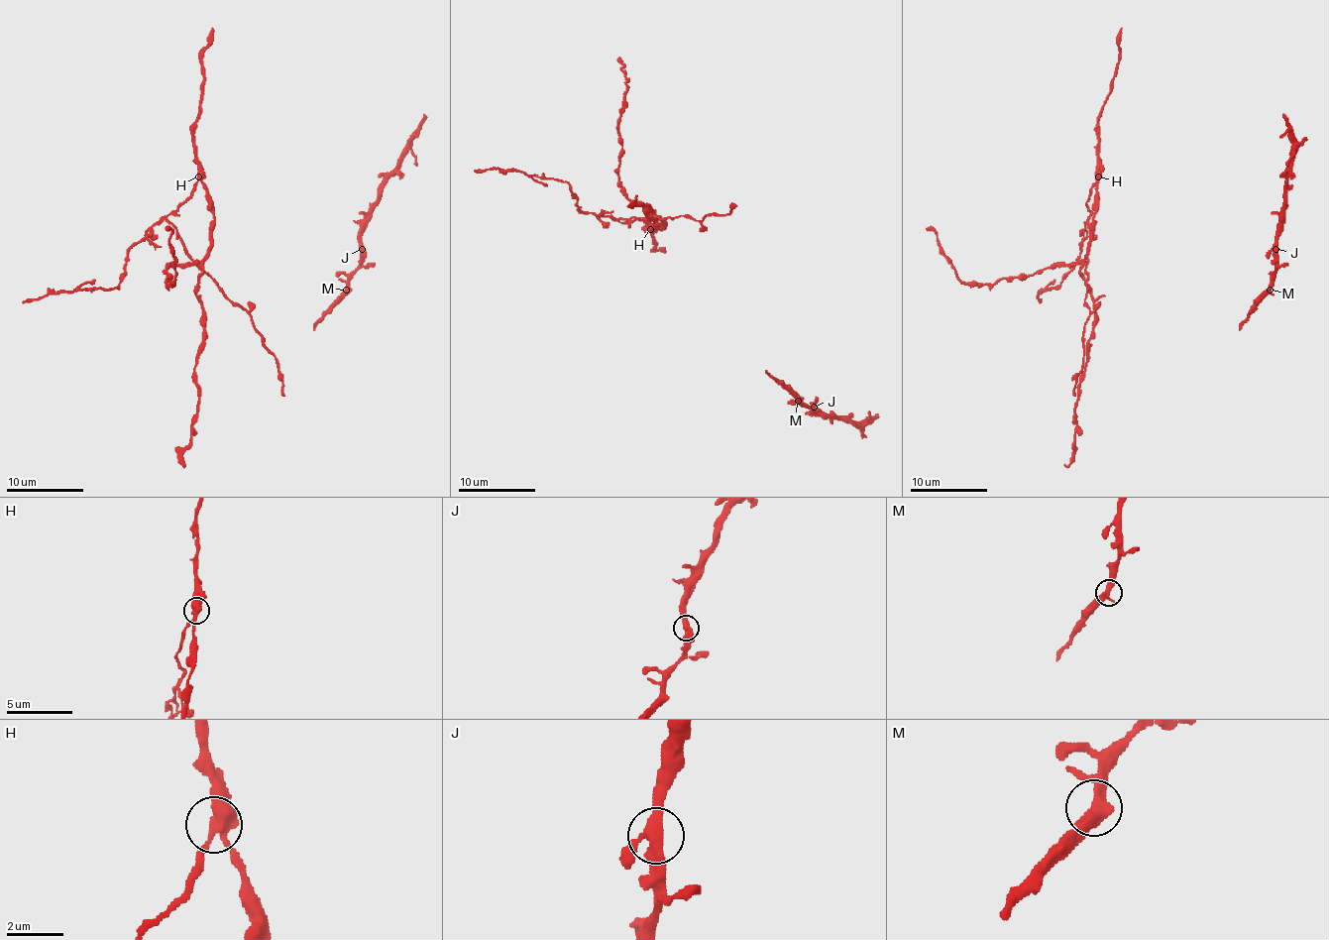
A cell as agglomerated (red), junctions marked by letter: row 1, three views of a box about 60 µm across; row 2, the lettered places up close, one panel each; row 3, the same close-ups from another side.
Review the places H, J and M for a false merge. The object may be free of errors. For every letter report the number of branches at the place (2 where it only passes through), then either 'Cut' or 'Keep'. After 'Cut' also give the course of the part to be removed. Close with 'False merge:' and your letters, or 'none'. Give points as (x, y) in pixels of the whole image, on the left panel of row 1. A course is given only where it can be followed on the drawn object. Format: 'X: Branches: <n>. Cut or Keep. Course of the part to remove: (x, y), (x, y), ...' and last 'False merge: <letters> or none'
H: Branches: 3. Cut. Course of the part to remove: (199, 177), (193, 192), (166, 220), (175, 229), (185, 253), (249, 314), (255, 330), (275, 357), (284, 396)
J: Branches: 3. Keep
M: Branches: 3. Keep
False merge: H

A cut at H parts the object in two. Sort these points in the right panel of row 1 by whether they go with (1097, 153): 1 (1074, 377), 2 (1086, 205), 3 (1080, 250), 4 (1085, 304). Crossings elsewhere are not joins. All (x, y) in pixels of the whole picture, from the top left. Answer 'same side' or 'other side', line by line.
1: other side
2: other side
3: other side
4: other side

